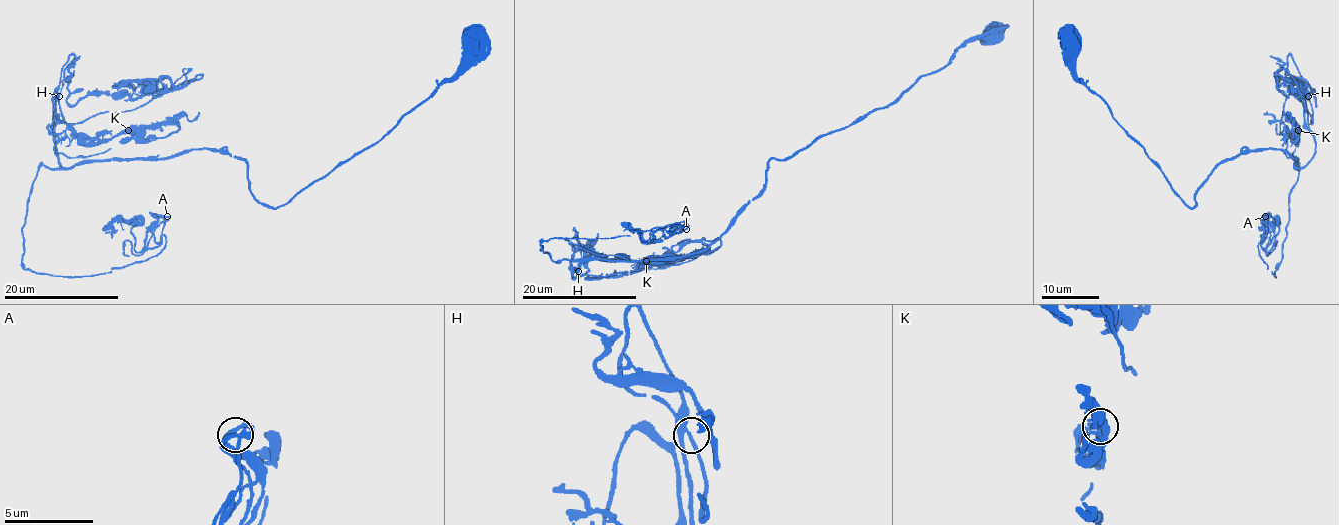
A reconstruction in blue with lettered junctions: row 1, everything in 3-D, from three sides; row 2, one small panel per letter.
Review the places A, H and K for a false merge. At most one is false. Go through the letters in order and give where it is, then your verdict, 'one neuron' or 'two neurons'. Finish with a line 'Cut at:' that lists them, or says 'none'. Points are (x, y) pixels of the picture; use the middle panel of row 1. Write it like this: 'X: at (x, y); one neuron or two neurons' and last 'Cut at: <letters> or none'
A: at (686, 229); one neuron
H: at (578, 271); one neuron
K: at (646, 261); one neuron
Cut at: none

